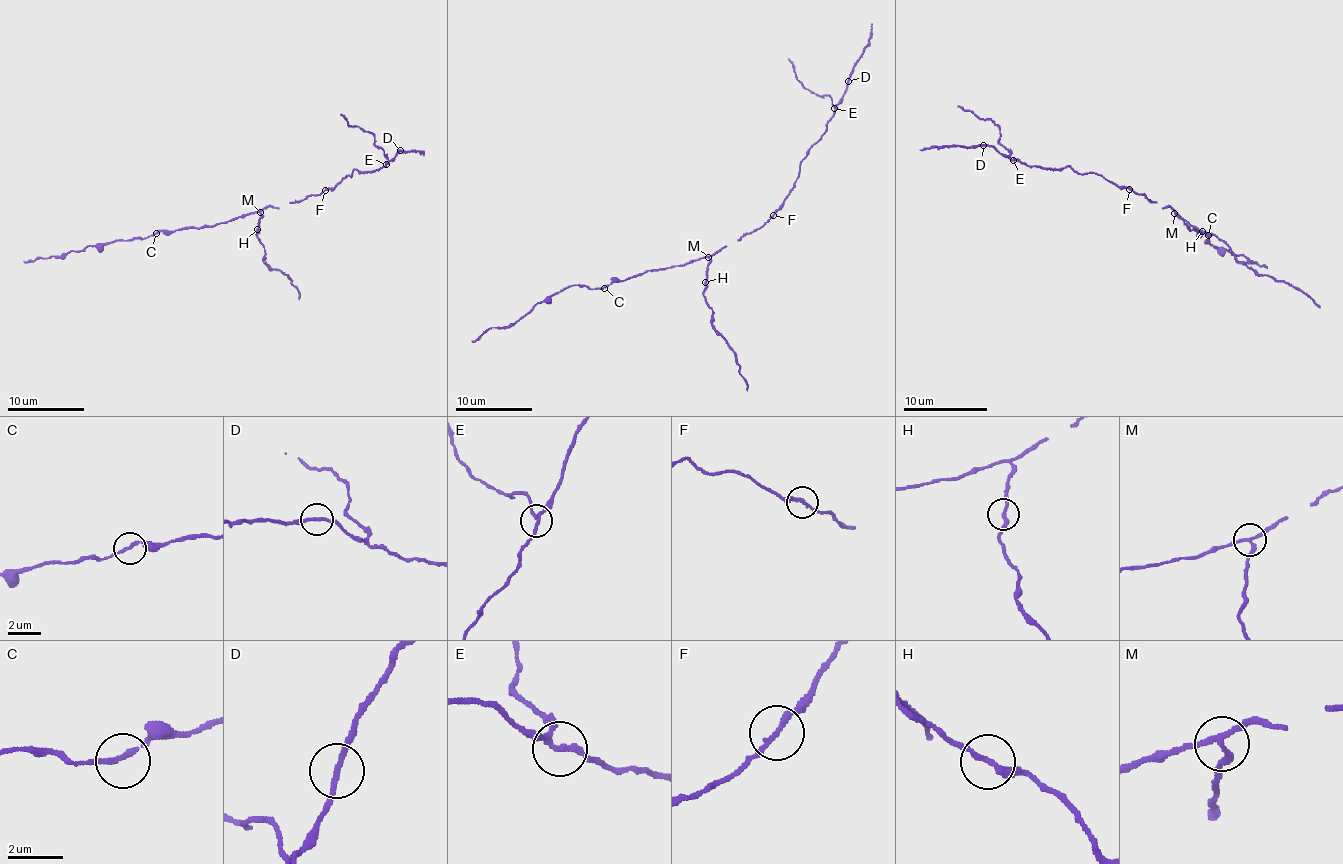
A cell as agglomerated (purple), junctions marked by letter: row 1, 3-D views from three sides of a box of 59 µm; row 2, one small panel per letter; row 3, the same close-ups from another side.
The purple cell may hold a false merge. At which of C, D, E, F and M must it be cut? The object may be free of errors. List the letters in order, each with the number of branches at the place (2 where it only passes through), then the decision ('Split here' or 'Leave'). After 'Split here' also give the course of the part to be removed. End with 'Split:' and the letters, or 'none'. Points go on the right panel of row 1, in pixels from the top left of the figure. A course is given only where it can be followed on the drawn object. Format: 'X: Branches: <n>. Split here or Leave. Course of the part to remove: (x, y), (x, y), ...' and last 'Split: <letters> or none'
C: Branches: 2. Leave
D: Branches: 2. Leave
E: Branches: 3. Leave
F: Branches: 2. Leave
M: Branches: 3. Split here. Course of the part to remove: (1175, 212), (1202, 231), (1217, 235), (1234, 257), (1261, 275), (1303, 290), (1320, 307)
Split: M

